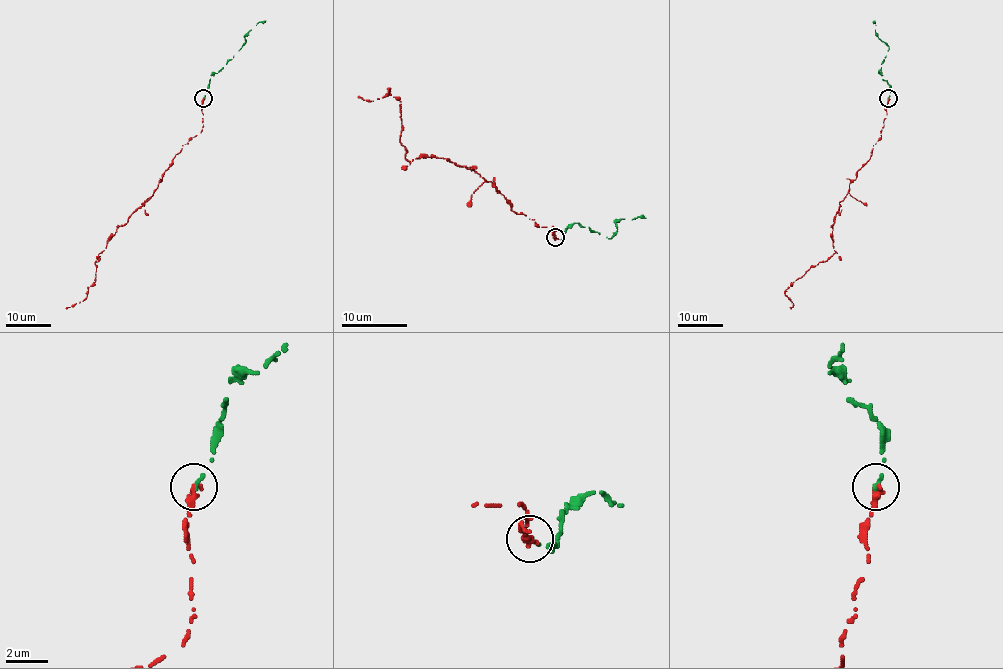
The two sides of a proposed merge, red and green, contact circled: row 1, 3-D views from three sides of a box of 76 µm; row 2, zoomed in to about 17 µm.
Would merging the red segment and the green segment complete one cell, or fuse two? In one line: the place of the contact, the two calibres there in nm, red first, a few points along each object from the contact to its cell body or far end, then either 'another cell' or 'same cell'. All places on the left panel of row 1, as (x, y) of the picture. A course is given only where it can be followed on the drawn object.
(203, 98) | 400/200 nm | red via (203, 98), (201, 132), (182, 145), (154, 193), (108, 241), (95, 262), (95, 281), (87, 295), (66, 307) | green via (204, 98), (210, 75), (232, 59), (246, 41), (244, 37), (257, 23), (266, 21) | same cell

